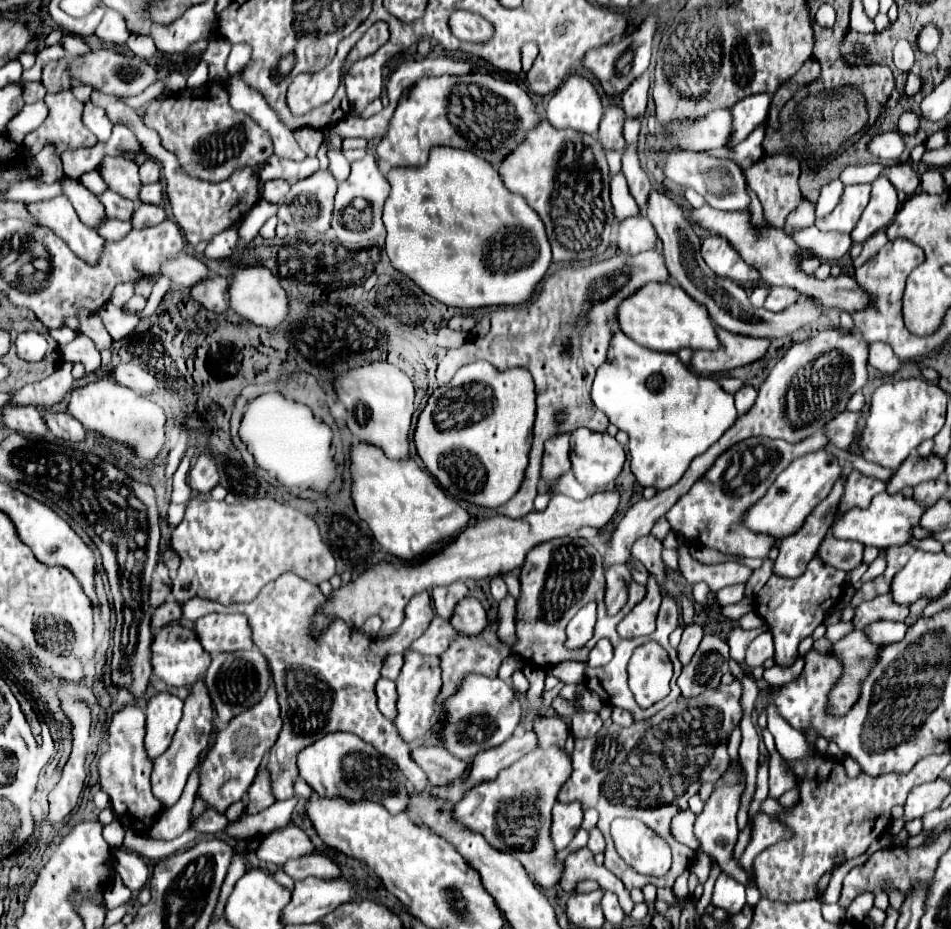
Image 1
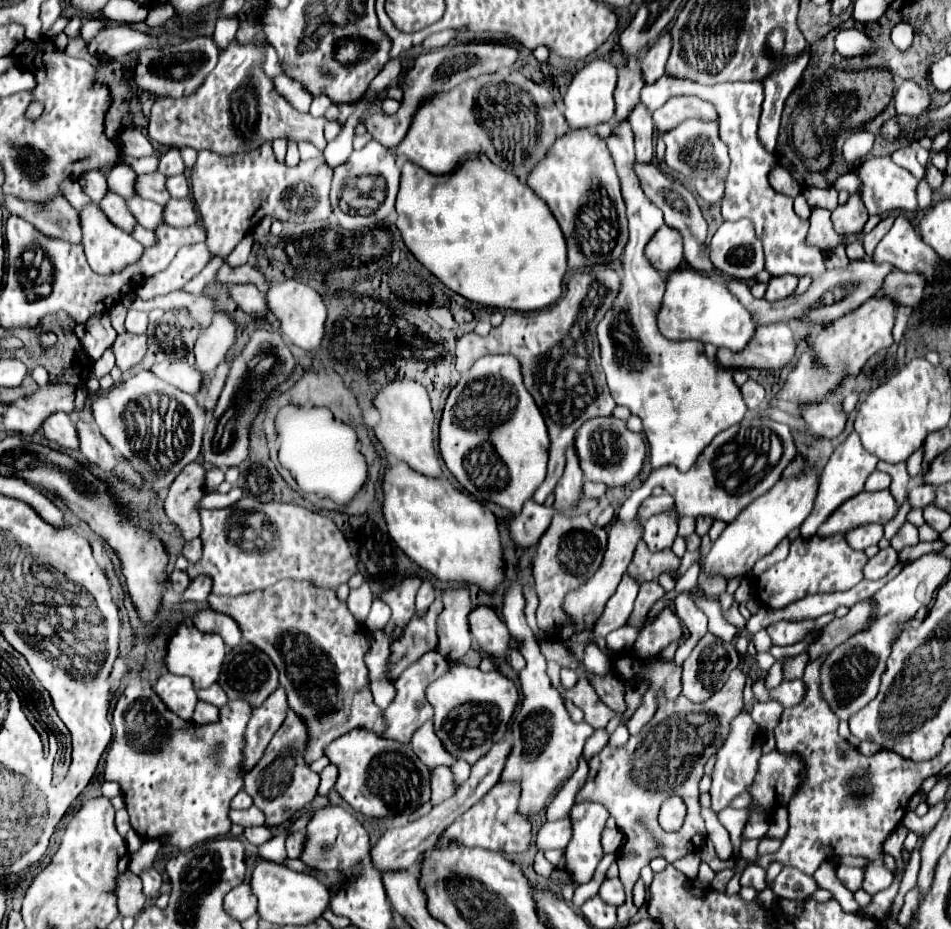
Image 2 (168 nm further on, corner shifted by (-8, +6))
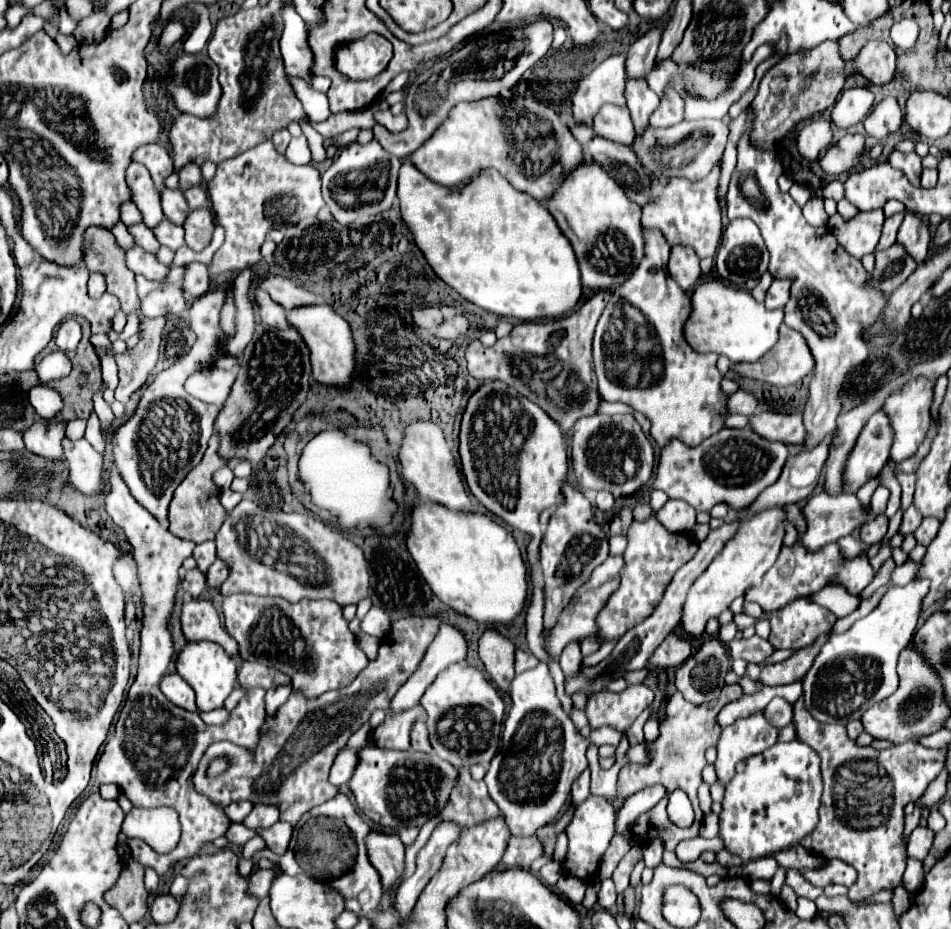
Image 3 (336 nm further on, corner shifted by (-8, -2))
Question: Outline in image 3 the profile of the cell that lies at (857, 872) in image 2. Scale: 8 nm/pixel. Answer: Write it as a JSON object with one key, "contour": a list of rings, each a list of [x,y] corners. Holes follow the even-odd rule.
{"contour":[[[825,859],[821,867],[799,869],[799,873],[815,887],[825,887],[829,883],[841,883],[845,887],[851,887],[857,879],[857,871],[853,871],[853,867],[849,867],[841,859]]]}

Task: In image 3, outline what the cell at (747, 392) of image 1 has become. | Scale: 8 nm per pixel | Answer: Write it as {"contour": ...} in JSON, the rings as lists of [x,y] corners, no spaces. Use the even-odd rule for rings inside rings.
{"contour":[[[739,389],[733,395],[729,395],[727,407],[729,407],[729,413],[739,413],[739,415],[751,417],[755,413],[755,409],[757,409],[757,399],[751,393]]]}

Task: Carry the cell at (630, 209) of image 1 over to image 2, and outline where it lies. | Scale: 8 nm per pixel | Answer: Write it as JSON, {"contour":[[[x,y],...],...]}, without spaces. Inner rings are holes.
{"contour":[[[621,123],[615,127],[611,133],[607,147],[613,155],[617,175],[621,181],[621,193],[625,199],[627,207],[627,219],[629,219],[629,241],[625,245],[623,253],[623,285],[621,291],[615,299],[615,305],[609,309],[609,313],[603,317],[603,321],[597,327],[597,337],[601,343],[601,365],[607,375],[607,385],[609,393],[615,399],[617,405],[627,407],[633,415],[641,417],[643,421],[643,433],[649,443],[649,461],[653,469],[675,465],[679,471],[689,471],[701,451],[725,429],[729,429],[735,423],[741,423],[741,419],[747,413],[741,389],[733,381],[733,373],[717,365],[704,353],[704,345],[699,341],[667,341],[661,337],[657,331],[655,323],[655,311],[659,309],[663,291],[665,291],[665,279],[663,273],[659,273],[643,255],[645,245],[653,237],[653,233],[663,225],[663,215],[659,207],[653,207],[649,199],[645,199],[645,193],[641,191],[641,185],[637,183],[637,175],[633,175],[633,161],[635,161],[635,151],[633,151],[633,133],[629,123]],[[621,345],[635,345],[635,357],[629,361],[621,361]]]}

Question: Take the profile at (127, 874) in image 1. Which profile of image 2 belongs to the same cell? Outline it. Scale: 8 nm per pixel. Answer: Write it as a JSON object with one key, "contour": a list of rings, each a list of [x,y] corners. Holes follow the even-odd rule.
{"contour":[[[147,867],[145,871],[141,871],[141,883],[143,883],[143,893],[147,897],[159,897],[159,887],[161,887],[161,875],[155,871],[155,867]]]}

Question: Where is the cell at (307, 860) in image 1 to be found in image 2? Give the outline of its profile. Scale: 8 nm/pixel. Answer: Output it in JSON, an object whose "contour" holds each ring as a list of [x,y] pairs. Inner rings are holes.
{"contour":[[[305,831],[291,833],[287,837],[287,857],[289,859],[301,859],[301,847],[305,847]]]}

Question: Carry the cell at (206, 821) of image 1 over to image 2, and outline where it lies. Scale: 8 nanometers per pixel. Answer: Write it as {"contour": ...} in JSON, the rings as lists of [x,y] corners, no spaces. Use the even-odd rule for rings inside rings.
{"contour":[[[249,807],[245,811],[229,811],[229,819],[235,825],[241,827],[253,827],[253,825],[265,825],[265,817],[257,807]]]}

